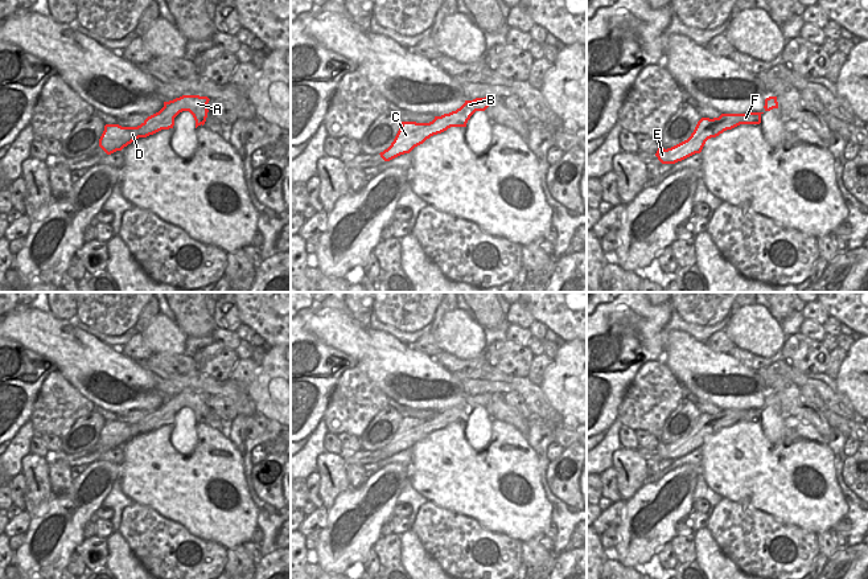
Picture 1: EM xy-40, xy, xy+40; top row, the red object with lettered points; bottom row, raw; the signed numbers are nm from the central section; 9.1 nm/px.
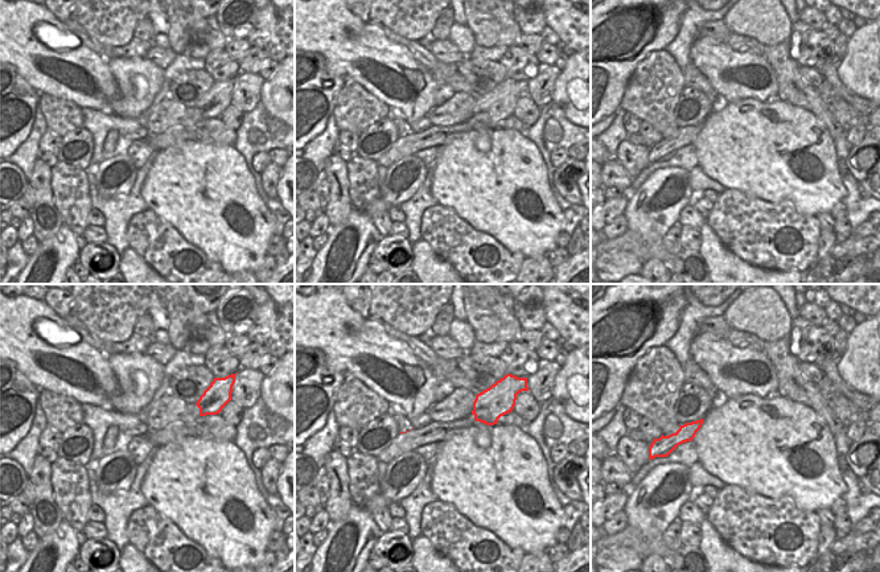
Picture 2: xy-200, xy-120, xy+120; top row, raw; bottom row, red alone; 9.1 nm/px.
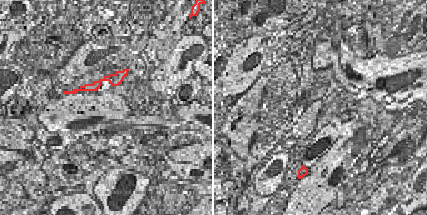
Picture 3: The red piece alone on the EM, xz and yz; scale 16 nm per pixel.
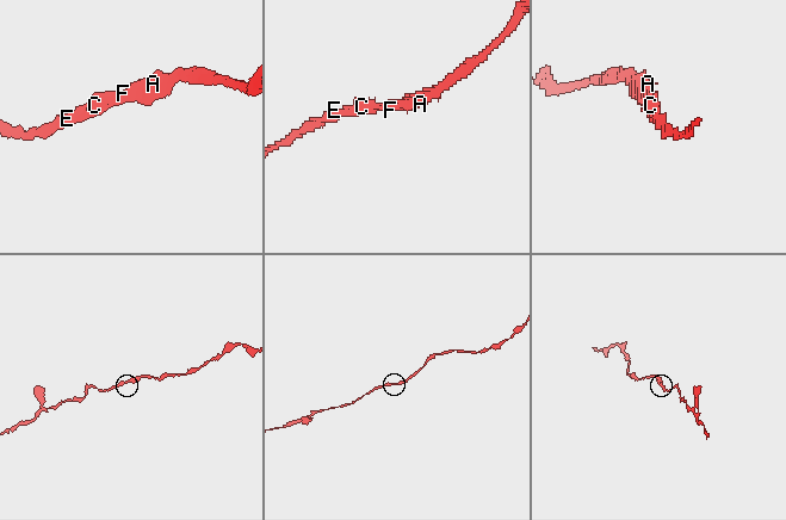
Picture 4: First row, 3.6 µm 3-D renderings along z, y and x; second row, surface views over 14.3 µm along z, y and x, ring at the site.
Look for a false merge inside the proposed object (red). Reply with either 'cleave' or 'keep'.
keep

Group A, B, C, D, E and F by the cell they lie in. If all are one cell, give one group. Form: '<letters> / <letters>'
A B C D E F

